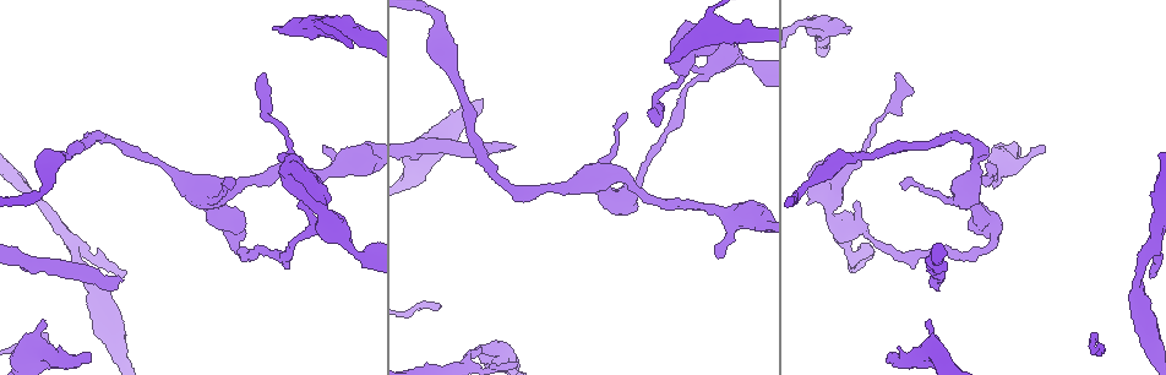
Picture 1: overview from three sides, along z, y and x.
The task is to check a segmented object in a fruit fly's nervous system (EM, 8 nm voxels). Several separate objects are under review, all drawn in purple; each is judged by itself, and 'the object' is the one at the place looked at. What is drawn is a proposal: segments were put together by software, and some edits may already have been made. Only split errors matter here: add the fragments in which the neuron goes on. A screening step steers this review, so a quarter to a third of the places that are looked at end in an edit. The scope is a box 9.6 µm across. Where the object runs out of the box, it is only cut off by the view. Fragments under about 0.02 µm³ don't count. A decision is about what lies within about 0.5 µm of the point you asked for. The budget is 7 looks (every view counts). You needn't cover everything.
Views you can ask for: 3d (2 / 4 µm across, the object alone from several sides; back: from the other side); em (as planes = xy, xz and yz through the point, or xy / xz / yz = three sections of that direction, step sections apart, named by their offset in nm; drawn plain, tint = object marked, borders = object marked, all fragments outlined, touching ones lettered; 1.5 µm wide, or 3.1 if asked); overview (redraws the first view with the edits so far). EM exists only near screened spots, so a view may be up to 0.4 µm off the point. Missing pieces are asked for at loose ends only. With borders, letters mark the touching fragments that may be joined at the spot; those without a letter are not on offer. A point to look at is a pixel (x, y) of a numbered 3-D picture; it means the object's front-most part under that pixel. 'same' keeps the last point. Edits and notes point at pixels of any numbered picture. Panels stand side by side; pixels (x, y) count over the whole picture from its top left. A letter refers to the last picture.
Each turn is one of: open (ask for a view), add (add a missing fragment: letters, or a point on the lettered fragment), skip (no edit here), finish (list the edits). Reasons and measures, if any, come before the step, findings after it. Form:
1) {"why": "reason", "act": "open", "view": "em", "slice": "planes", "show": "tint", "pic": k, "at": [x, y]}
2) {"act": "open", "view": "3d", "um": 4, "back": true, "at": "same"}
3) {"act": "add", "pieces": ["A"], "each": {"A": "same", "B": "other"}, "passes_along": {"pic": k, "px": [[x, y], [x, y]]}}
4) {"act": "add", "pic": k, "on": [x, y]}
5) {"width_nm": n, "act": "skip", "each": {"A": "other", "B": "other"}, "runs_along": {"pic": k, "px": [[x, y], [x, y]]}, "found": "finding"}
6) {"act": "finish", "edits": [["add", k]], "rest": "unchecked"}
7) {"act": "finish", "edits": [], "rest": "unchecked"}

{"act": "open", "view": "3d", "um": 2, "pic": 1, "at": [718, 256]}

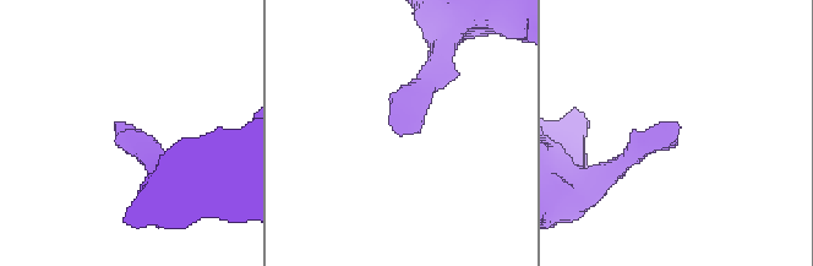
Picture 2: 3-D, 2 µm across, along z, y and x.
{"why": "need the tissue", "act": "open", "view": "em", "slice": "xz", "step": 4, "show": "tint", "pic": 2, "at": [392, 127]}

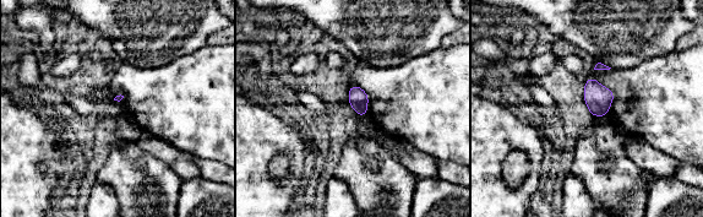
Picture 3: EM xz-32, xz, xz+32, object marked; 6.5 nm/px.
{"act": "open", "view": "em", "slice": "planes", "show": "borders", "at": "same"}

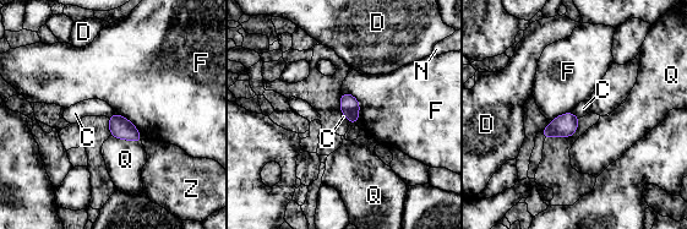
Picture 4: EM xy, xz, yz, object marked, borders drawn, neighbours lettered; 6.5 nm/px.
{"width_nm": 130, "act": "skip", "each": {"C": "other", "D": "other", "F": "other", "N": "other", "Q": "other", "Z": "other"}, "border": {"pic": 4, "px": [[571, 112], [578, 118]]}, "found": "none of them fits"}

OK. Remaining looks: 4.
{"why": "thin end", "act": "open", "view": "3d", "um": 4, "pic": 1, "at": [902, 184]}

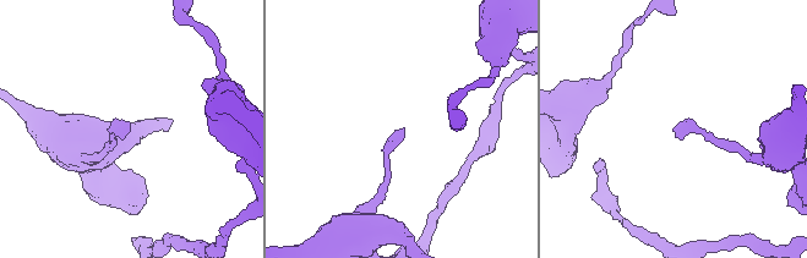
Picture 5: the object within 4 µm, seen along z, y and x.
{"act": "open", "view": "em", "slice": "xz", "step": 4, "show": "borders", "pic": 5, "at": [675, 131]}

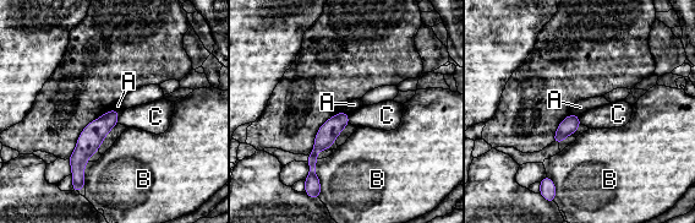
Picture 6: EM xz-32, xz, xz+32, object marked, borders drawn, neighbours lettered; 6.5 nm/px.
{"width_nm": 110, "act": "skip", "each": {"A": "other", "B": "other", "C": "other"}, "found": "none of them fits"}

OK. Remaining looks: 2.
{"why": "thin end", "act": "open", "view": "em", "slice": "planes", "show": "borders", "pic": 1, "at": [124, 277]}

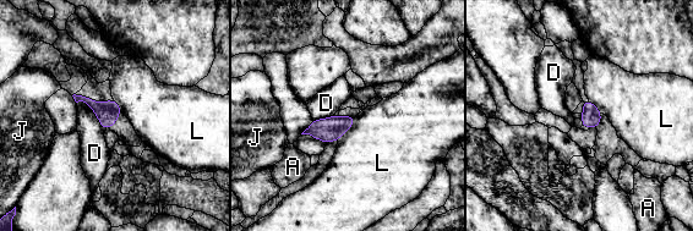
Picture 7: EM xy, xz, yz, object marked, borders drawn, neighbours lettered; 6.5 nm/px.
{"longest_contact_nm": ["D", 280], "act": "skip", "each": {"A": "other", "D": "other", "J": "other", "L": "other"}, "border": {"pic": 7, "px": [[76, 102], [83, 102], [105, 130]]}, "found": "none of them fits"}

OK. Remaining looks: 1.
{"act": "finish", "edits": [], "rest": "unchecked"}

